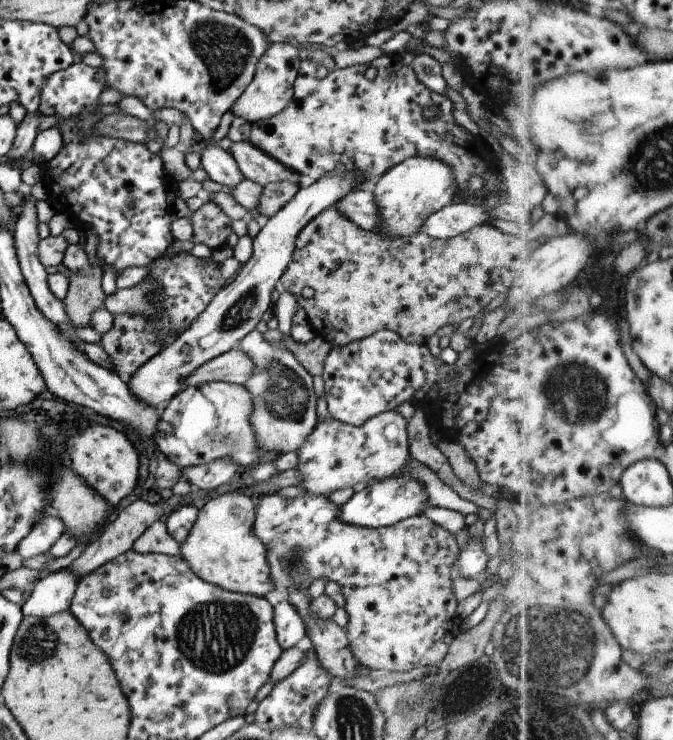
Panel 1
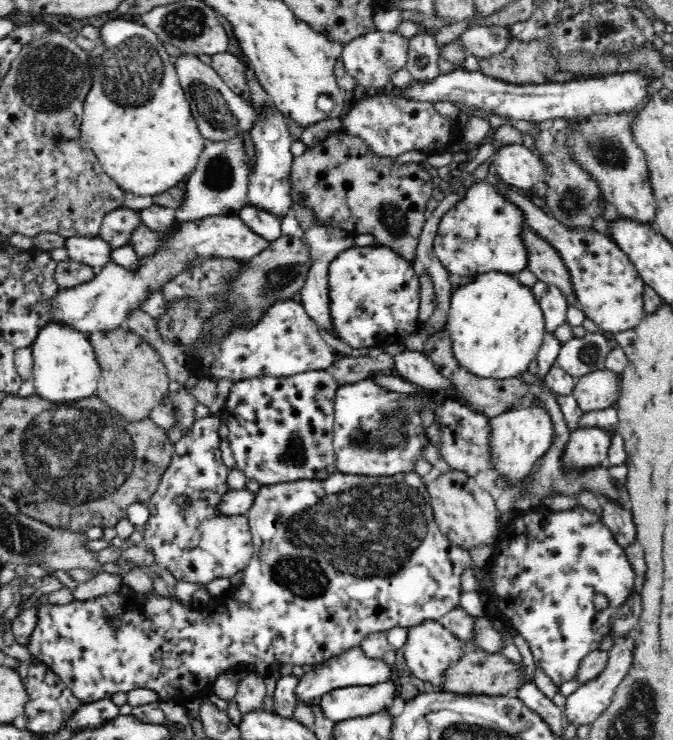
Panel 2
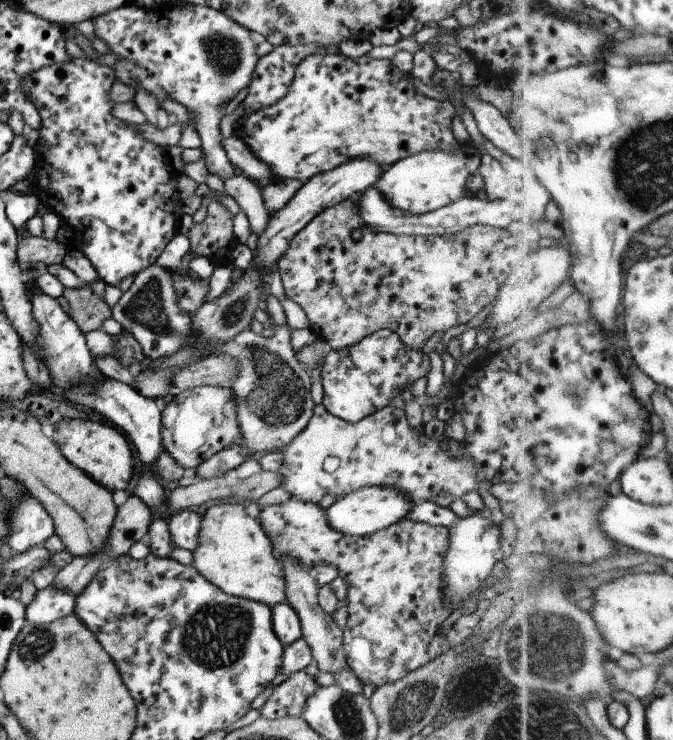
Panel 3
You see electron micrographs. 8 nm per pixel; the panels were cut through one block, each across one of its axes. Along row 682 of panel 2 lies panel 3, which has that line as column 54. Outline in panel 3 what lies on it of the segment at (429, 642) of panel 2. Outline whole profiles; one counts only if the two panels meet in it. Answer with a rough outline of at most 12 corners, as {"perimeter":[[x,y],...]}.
{"perimeter":[[64,419],[51,438],[68,462],[112,494],[128,488],[128,438]]}

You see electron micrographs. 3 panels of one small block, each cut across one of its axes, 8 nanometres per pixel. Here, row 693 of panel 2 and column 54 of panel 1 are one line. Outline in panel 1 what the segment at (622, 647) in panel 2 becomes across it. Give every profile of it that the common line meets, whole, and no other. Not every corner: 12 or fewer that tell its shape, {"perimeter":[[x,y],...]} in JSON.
{"perimeter":[[70,566],[37,580],[21,607],[48,618],[68,611],[78,581]]}

